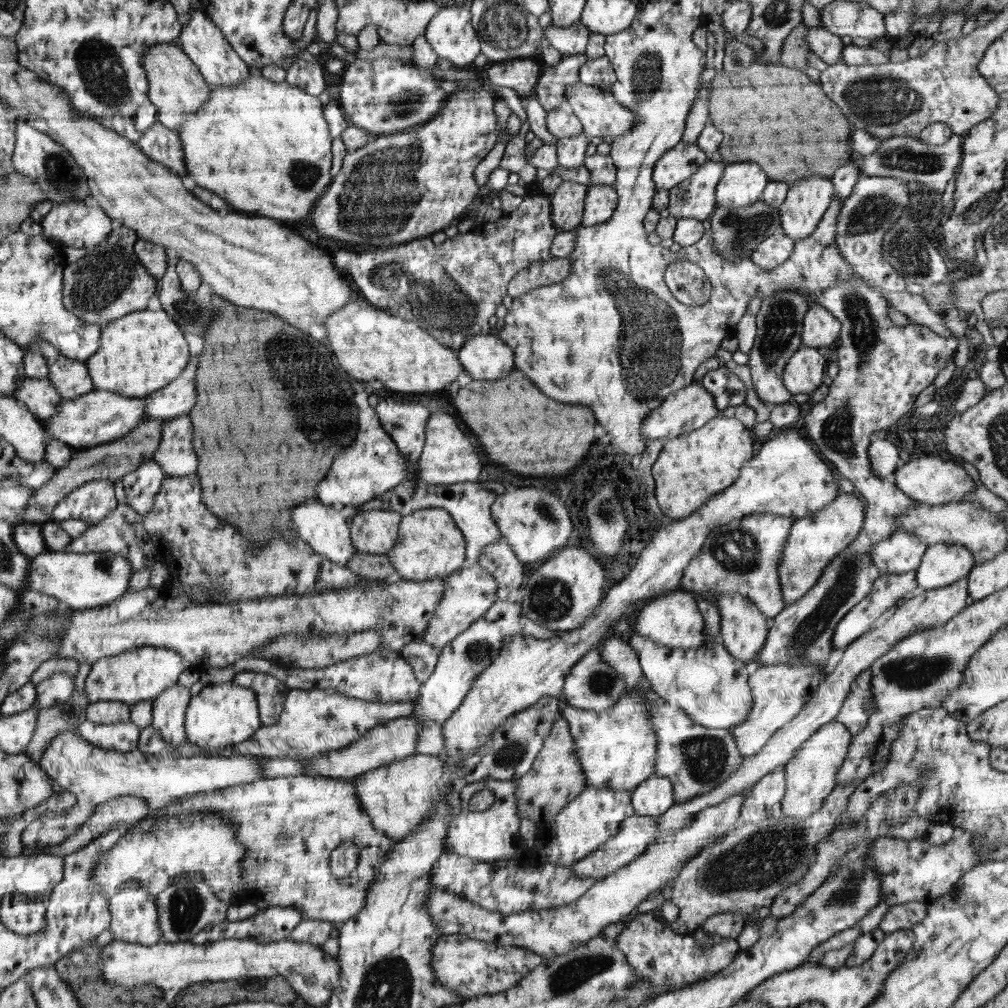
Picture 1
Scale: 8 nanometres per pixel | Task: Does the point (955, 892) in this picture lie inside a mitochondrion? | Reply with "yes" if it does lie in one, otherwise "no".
no

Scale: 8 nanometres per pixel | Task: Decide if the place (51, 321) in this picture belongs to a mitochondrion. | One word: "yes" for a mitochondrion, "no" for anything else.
yes

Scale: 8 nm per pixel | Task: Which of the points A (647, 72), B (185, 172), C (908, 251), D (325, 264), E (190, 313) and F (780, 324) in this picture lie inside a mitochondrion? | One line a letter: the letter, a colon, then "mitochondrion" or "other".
A: mitochondrion
B: other
C: mitochondrion
D: other
E: mitochondrion
F: mitochondrion

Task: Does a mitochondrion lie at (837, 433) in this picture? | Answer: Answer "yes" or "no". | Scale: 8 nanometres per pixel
yes

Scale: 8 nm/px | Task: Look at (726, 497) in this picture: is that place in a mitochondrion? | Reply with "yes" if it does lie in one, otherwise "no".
no

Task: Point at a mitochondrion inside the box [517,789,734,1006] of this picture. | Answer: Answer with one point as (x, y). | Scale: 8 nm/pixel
(582, 968)

